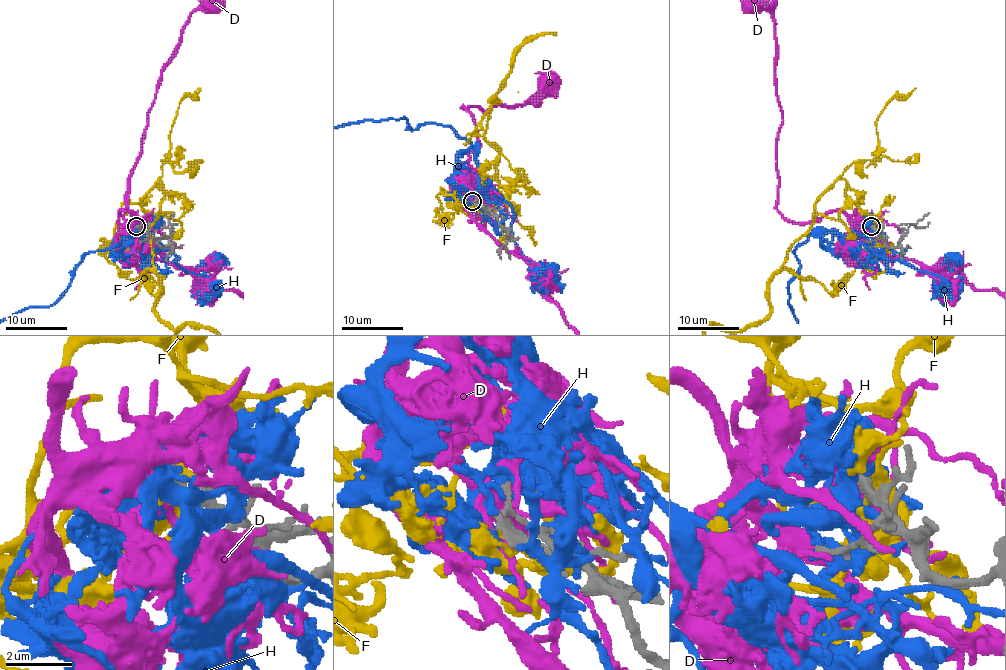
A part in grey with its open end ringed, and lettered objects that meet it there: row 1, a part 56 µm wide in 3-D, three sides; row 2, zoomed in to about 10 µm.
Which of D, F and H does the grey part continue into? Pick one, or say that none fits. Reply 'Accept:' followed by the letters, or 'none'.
Accept: H

